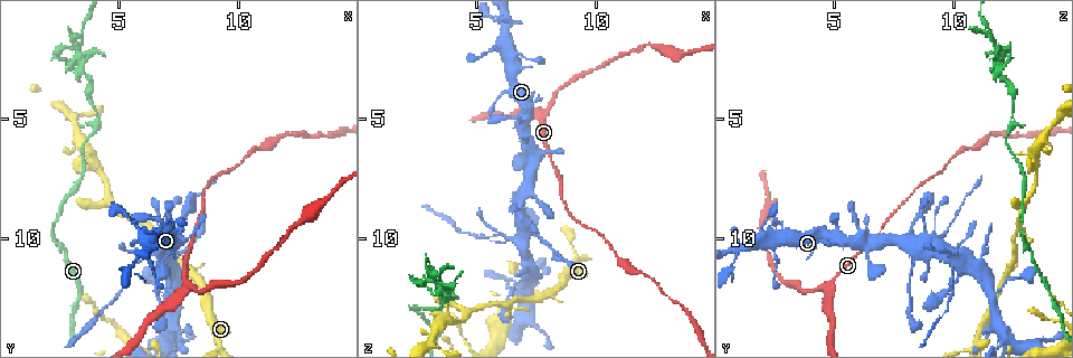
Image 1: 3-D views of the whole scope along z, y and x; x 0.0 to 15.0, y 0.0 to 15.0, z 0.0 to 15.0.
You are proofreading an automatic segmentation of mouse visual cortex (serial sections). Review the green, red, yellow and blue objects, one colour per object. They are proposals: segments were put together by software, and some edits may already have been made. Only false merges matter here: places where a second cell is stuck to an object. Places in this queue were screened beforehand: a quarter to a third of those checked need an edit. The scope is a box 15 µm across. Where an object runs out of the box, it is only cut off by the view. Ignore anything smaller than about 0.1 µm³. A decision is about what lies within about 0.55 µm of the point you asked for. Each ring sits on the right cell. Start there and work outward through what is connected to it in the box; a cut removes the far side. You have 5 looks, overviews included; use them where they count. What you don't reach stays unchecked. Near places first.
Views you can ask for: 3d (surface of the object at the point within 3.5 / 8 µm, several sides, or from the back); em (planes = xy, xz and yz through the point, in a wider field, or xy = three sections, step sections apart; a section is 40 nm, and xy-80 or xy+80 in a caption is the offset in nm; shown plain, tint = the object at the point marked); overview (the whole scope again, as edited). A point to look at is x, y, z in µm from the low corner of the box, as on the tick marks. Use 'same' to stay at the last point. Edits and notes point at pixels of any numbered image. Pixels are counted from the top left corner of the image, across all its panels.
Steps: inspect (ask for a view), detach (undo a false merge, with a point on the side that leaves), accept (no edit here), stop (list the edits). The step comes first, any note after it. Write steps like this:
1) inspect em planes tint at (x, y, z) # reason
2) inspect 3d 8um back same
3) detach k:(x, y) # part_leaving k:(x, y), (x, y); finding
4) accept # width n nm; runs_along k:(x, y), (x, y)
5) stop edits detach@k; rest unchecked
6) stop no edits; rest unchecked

inspect 3d 3.5um at (7.7, 12.1, 4.9) # thick turns thin

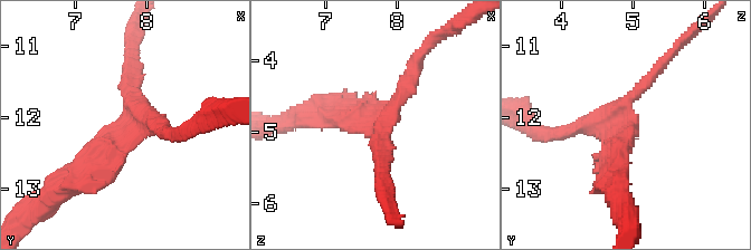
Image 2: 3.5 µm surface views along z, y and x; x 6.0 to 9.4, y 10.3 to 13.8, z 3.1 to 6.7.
accept # arm_widths 150, 200, 300 nm; runs_along 2:(132, 60), (132, 123), (77, 171); continuous, no second cell

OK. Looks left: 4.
inspect 3d 3.5um at (5.6, 11.0, 9.9)

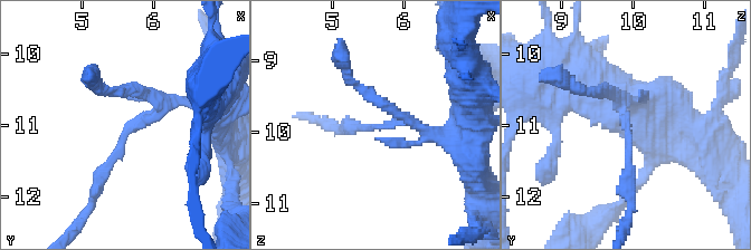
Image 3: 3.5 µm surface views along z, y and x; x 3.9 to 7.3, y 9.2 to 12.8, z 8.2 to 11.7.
inspect em xy step 1 tint at (5.65, 11.10, 9.95) # arm_widths 200, 200 nm

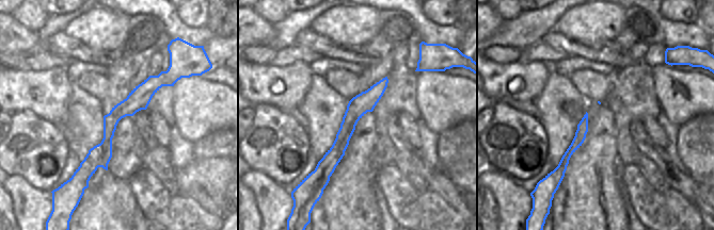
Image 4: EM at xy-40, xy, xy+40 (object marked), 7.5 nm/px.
detach 3:(123, 137) # a second cell is stuck on

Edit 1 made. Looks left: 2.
stop edits detach@3; rest unchecked

